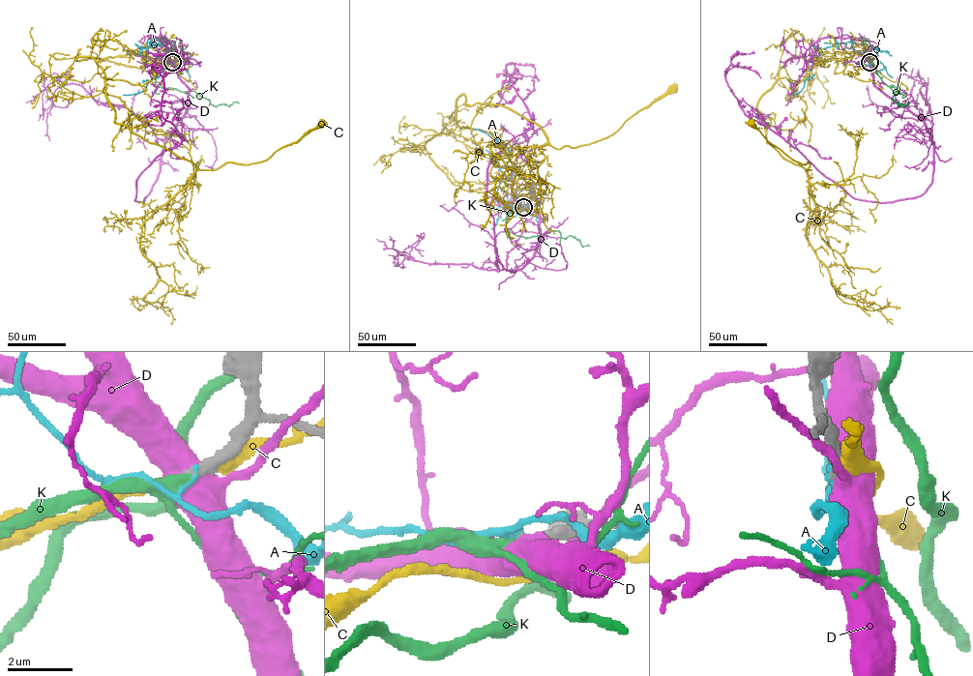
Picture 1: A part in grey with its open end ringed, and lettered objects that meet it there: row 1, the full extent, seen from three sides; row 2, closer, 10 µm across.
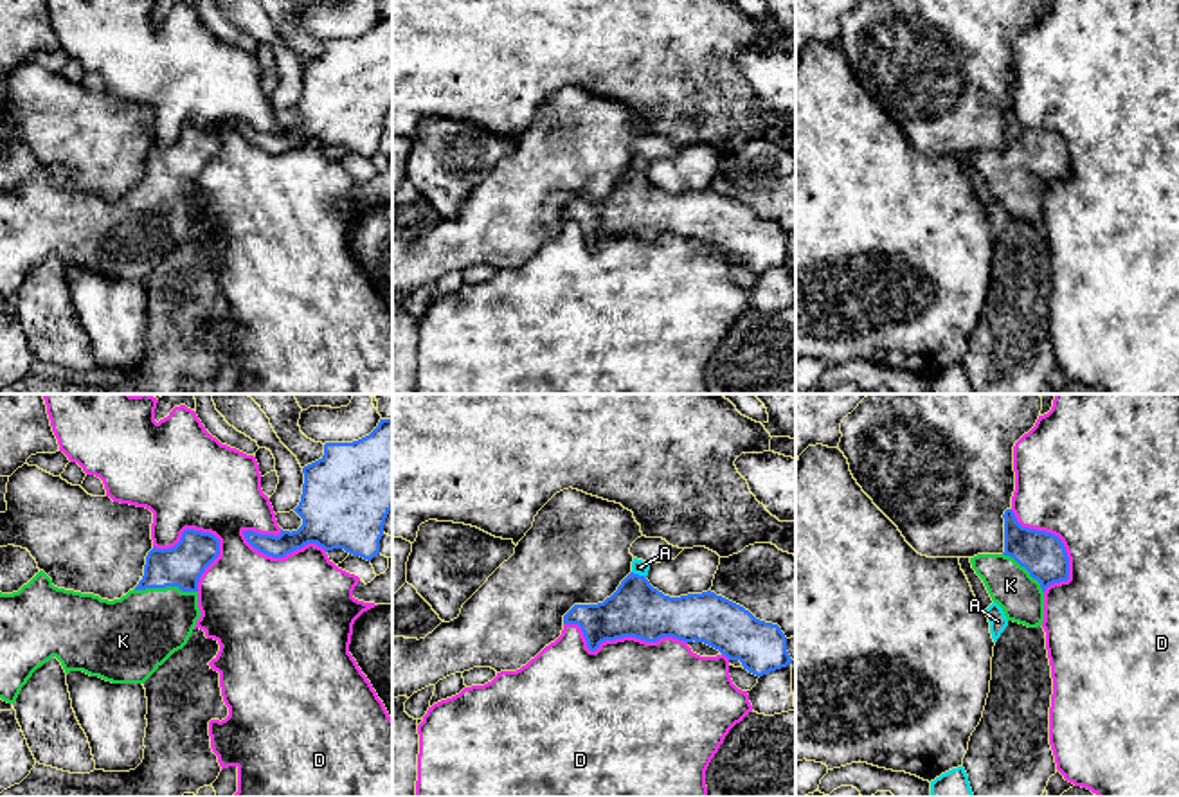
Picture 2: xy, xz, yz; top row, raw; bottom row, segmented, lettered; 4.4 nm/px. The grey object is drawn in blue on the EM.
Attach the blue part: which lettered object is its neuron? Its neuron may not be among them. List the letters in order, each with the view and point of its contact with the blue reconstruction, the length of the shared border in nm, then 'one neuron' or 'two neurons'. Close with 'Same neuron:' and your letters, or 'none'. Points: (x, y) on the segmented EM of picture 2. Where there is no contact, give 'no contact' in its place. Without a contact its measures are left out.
A: xz (638, 574) | 70 nm | two neurons
C: no contact | two neurons
D: xz (620, 637) | 550 nm | two neurons
K: xy (166, 585) | 280 nm | one neuron
Same neuron: K

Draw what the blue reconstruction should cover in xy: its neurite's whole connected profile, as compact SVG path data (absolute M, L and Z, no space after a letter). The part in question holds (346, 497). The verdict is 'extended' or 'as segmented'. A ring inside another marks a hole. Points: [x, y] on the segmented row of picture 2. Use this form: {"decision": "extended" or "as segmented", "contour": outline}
{"decision": "as segmented", "contour": "M392 419L353 443L326 443L324 455L304 466L299 506L302 525L279 536L243 531L247 542L272 558L317 543L371 561L392 509Z"}

